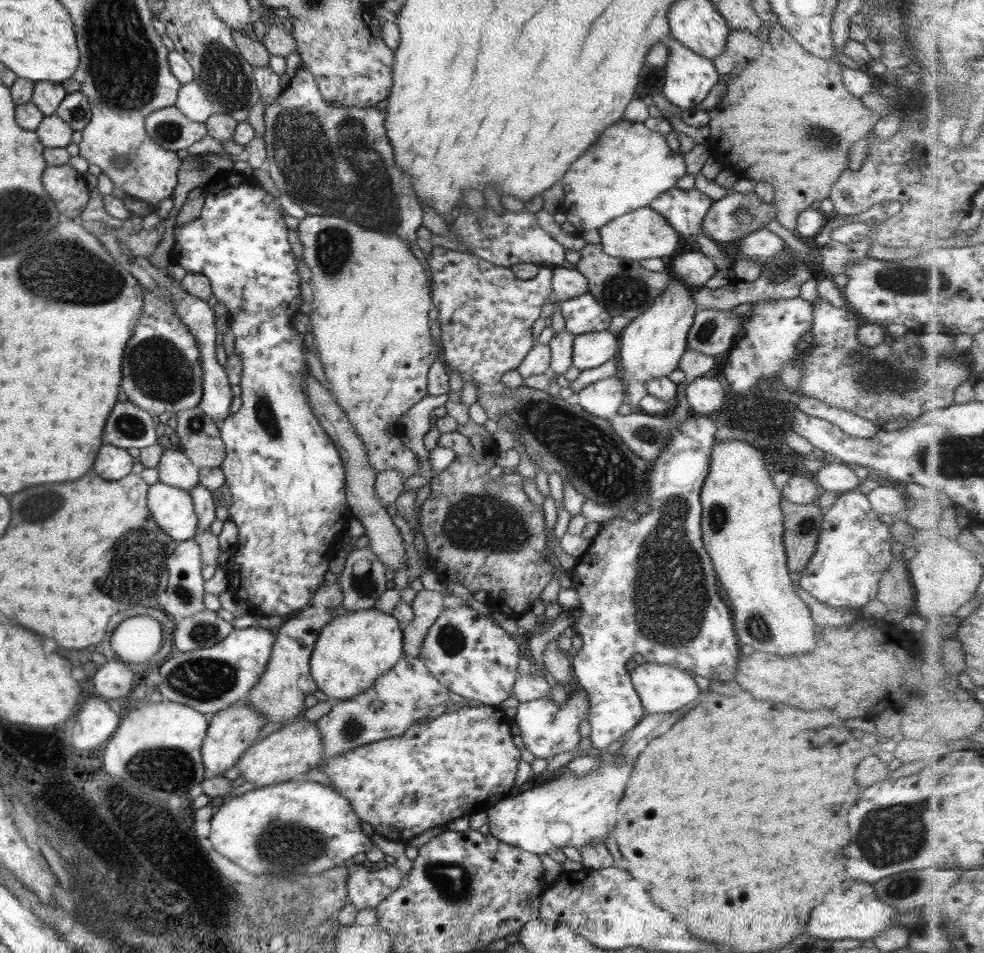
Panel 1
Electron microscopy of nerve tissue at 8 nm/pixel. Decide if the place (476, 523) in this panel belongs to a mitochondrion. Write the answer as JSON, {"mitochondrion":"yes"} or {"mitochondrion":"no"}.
{"mitochondrion":"yes"}

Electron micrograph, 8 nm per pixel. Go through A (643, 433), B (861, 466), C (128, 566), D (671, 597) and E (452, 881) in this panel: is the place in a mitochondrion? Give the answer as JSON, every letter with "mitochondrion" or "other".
{"A":"mitochondrion","B":"other","C":"mitochondrion","D":"mitochondrion","E":"mitochondrion"}

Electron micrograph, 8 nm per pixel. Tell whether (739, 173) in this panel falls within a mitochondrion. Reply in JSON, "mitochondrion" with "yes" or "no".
{"mitochondrion":"no"}

